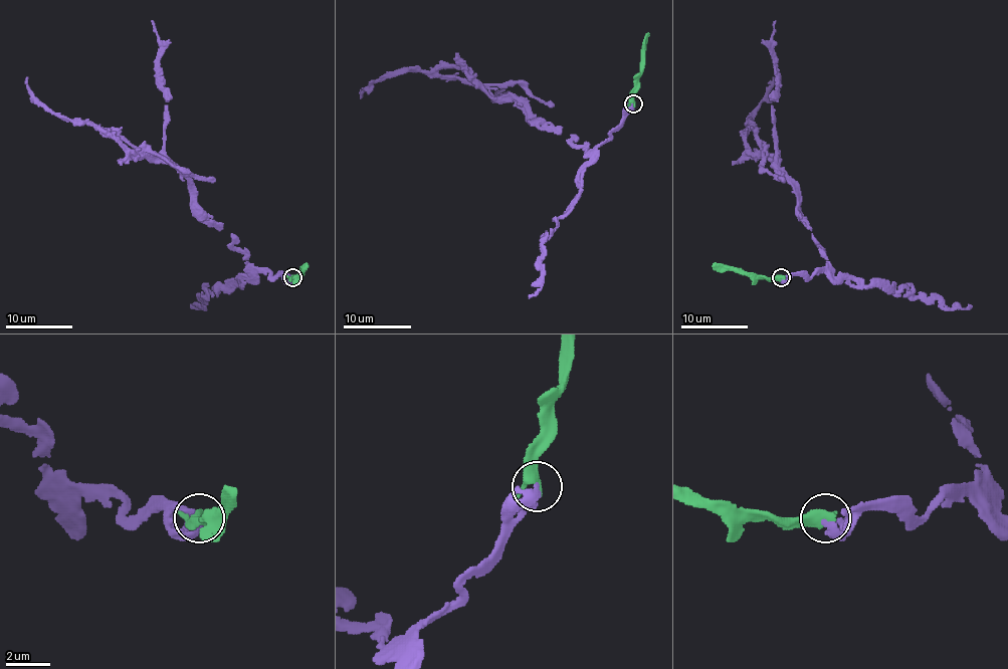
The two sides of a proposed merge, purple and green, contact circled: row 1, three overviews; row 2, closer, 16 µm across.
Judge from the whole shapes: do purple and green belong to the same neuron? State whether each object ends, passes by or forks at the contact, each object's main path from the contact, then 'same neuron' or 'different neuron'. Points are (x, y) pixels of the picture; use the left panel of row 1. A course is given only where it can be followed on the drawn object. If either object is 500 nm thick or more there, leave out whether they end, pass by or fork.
purple ends; green passes by; course purple (293, 278), (270, 276), (248, 261), (175, 167), (52, 114), (27, 76); course green (293, 278), (307, 263); same neuron

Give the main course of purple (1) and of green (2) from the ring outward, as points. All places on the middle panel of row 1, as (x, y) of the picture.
1: (634, 102), (588, 152), (513, 101), (492, 99), (460, 77), (387, 72), (362, 95)
2: (634, 102), (634, 79), (640, 72), (647, 33)

